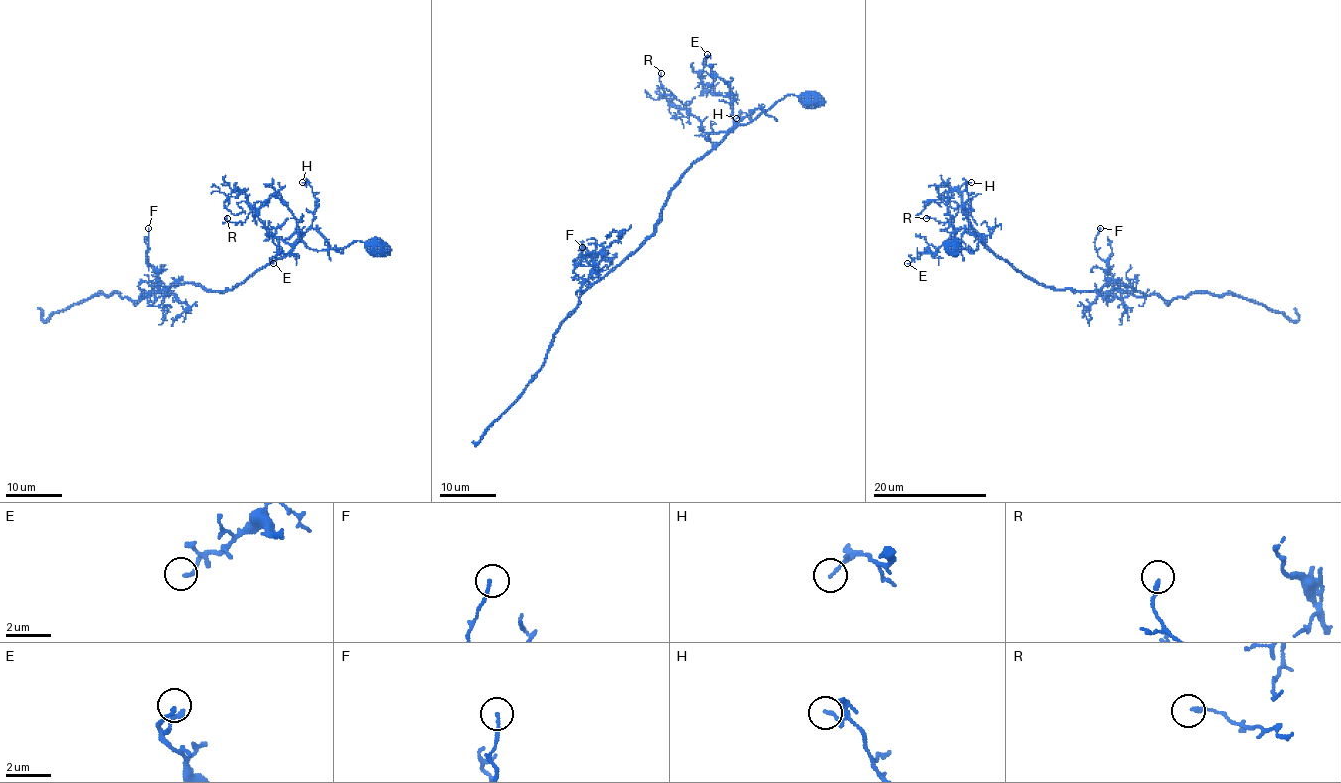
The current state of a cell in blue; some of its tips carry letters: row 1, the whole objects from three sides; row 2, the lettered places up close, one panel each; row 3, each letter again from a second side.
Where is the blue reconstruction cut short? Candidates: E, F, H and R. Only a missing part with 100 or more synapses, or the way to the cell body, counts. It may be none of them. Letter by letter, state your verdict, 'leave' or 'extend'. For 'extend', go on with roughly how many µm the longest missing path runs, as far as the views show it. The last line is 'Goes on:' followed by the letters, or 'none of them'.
E: leave
F: leave
H: leave
R: leave
Goes on: none of them

